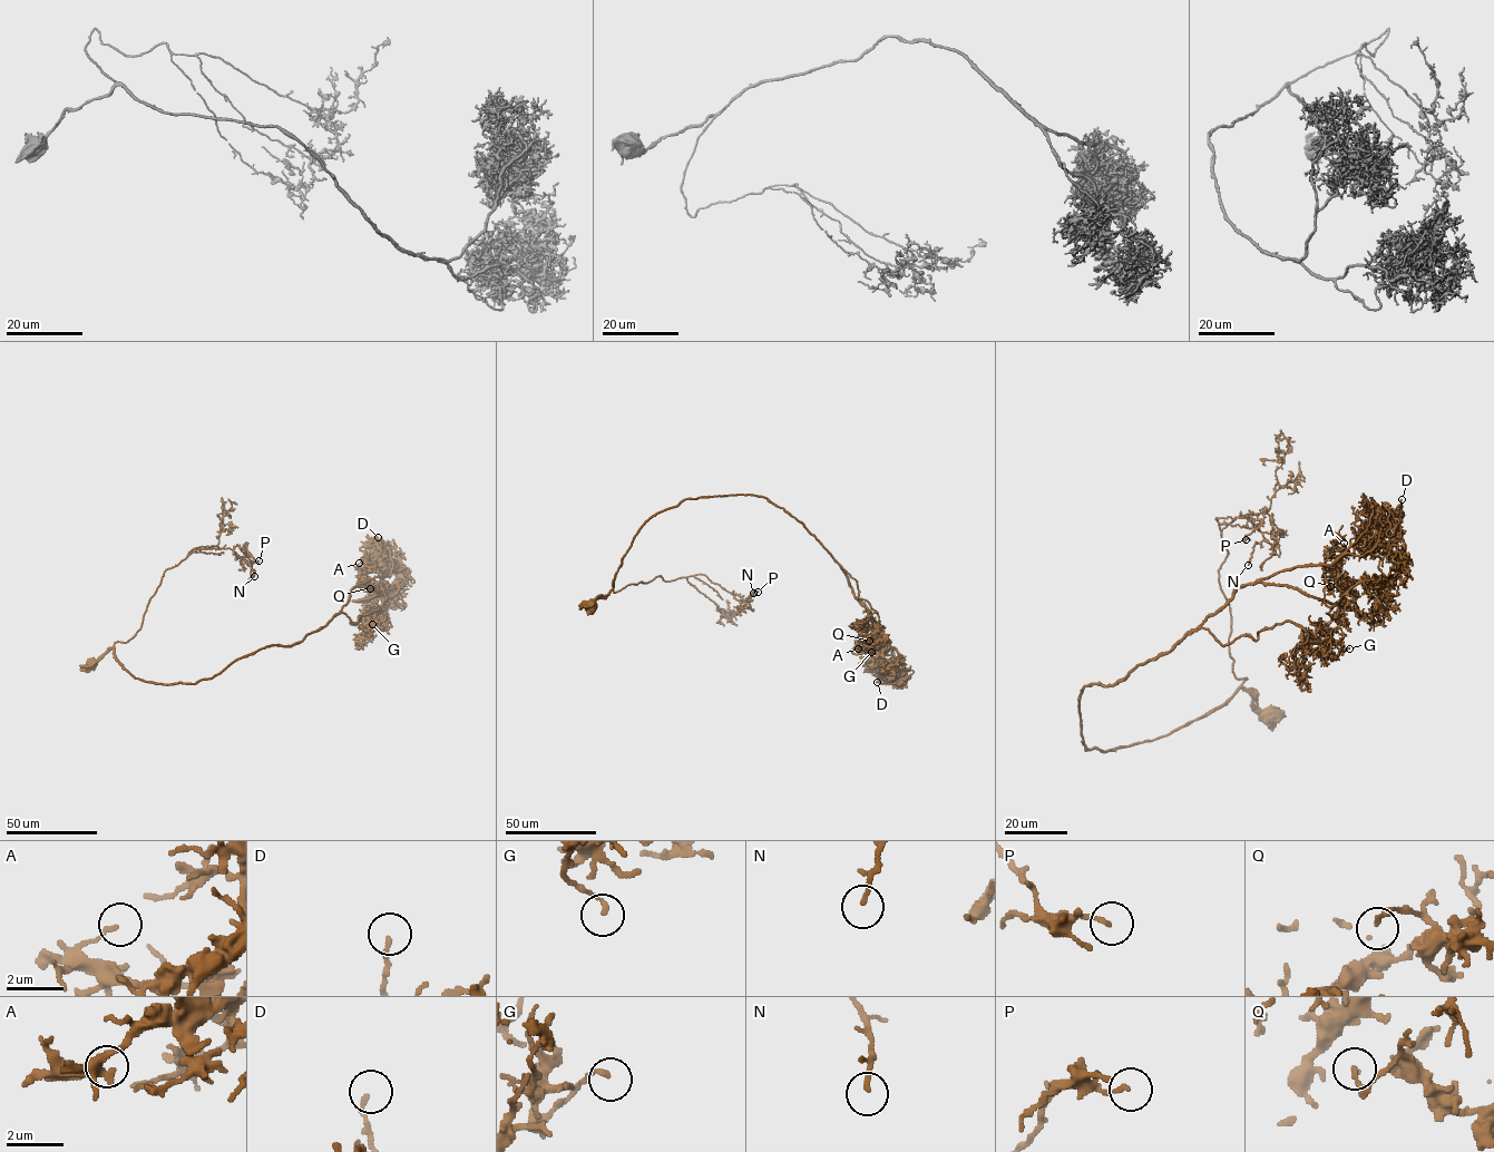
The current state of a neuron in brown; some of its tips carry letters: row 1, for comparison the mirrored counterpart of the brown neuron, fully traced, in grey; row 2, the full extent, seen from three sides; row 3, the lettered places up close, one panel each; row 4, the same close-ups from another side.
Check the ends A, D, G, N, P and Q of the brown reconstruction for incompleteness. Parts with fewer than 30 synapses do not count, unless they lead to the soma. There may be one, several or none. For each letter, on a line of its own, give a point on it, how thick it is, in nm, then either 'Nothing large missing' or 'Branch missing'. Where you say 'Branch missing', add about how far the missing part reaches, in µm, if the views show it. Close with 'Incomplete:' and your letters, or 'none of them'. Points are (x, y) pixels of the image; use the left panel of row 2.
A: Place: (359, 563). Thickness 90 nm. Nothing large missing
D: Place: (378, 537). Thickness 140 nm. Nothing large missing
G: Place: (372, 624). Thickness 160 nm. Nothing large missing
N: Place: (254, 576). Thickness 110 nm. Nothing large missing
P: Place: (259, 560). Thickness 120 nm. Nothing large missing
Q: Place: (370, 588). Thickness 90 nm. Nothing large missing
Incomplete: none of them

